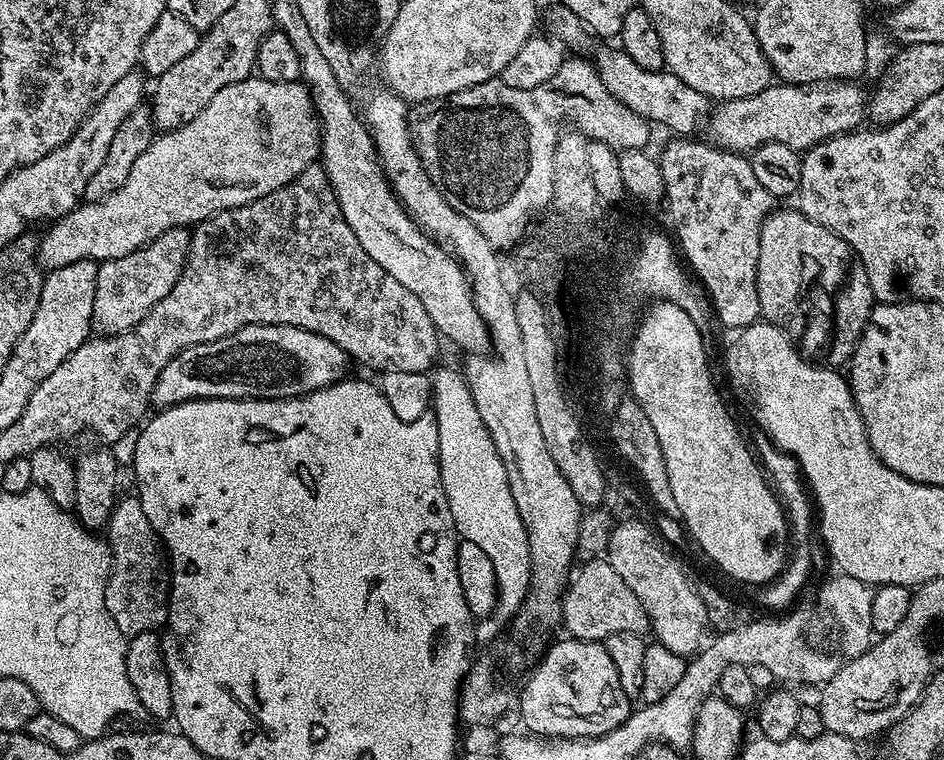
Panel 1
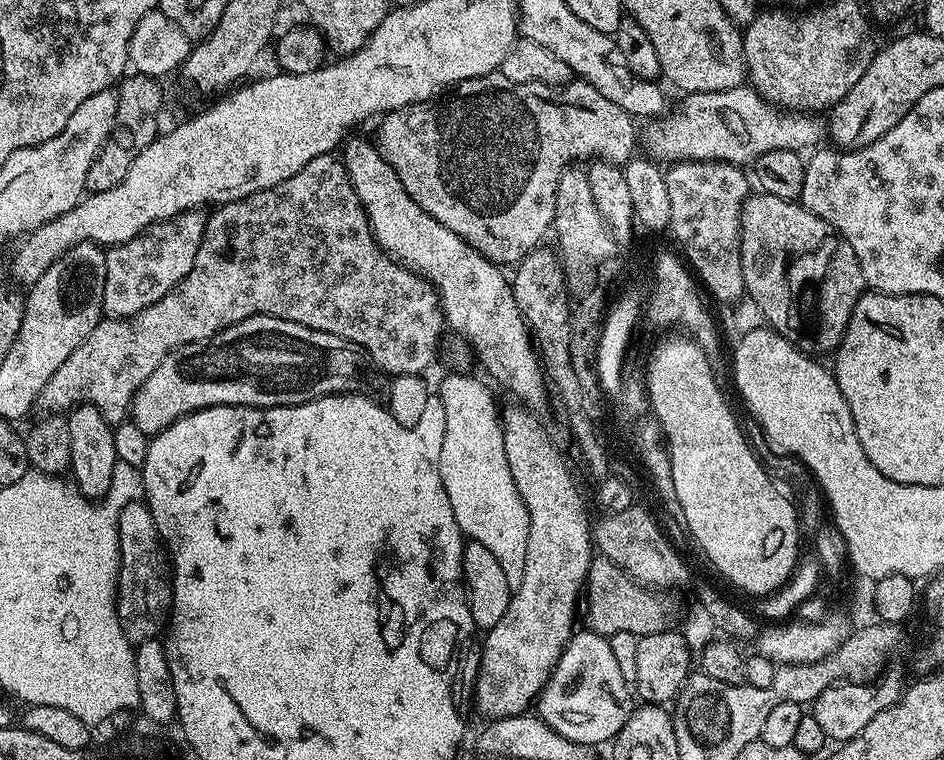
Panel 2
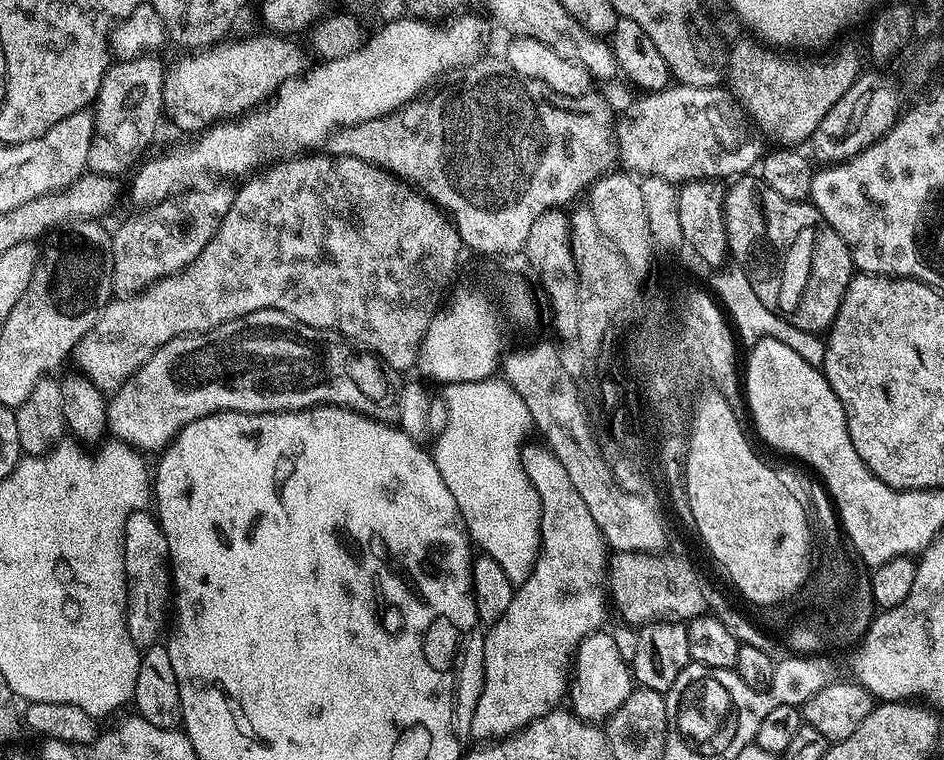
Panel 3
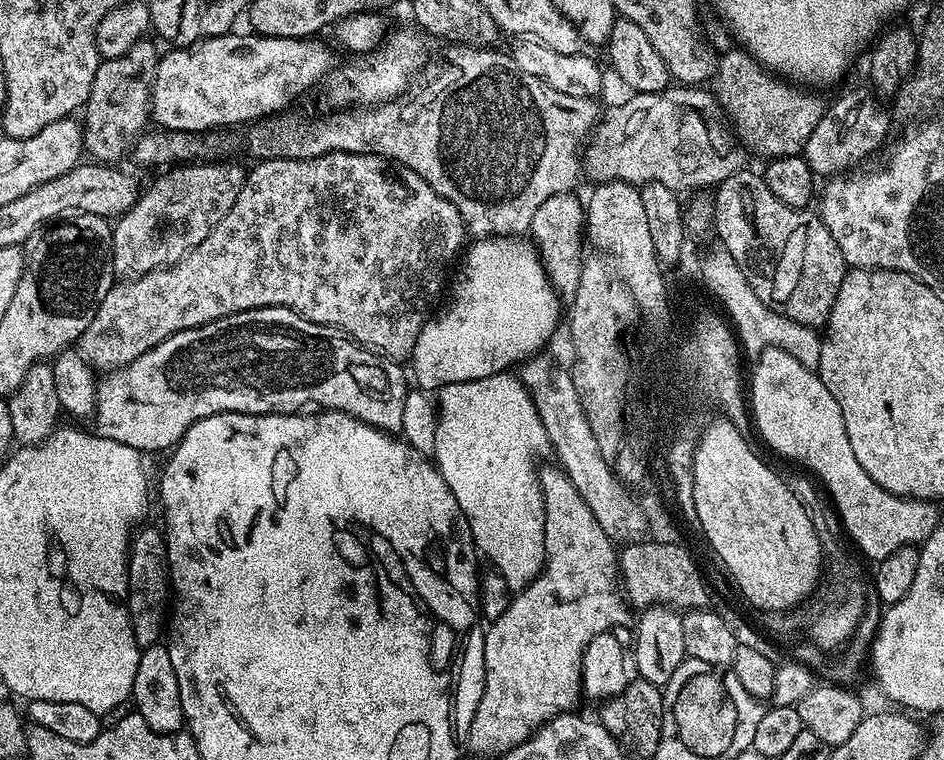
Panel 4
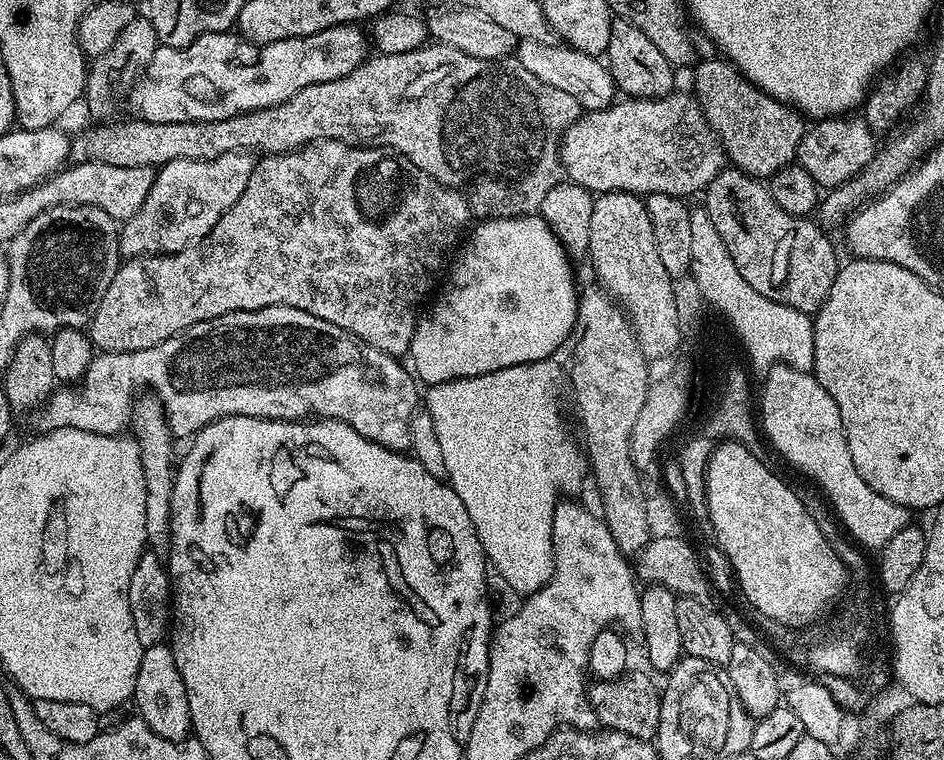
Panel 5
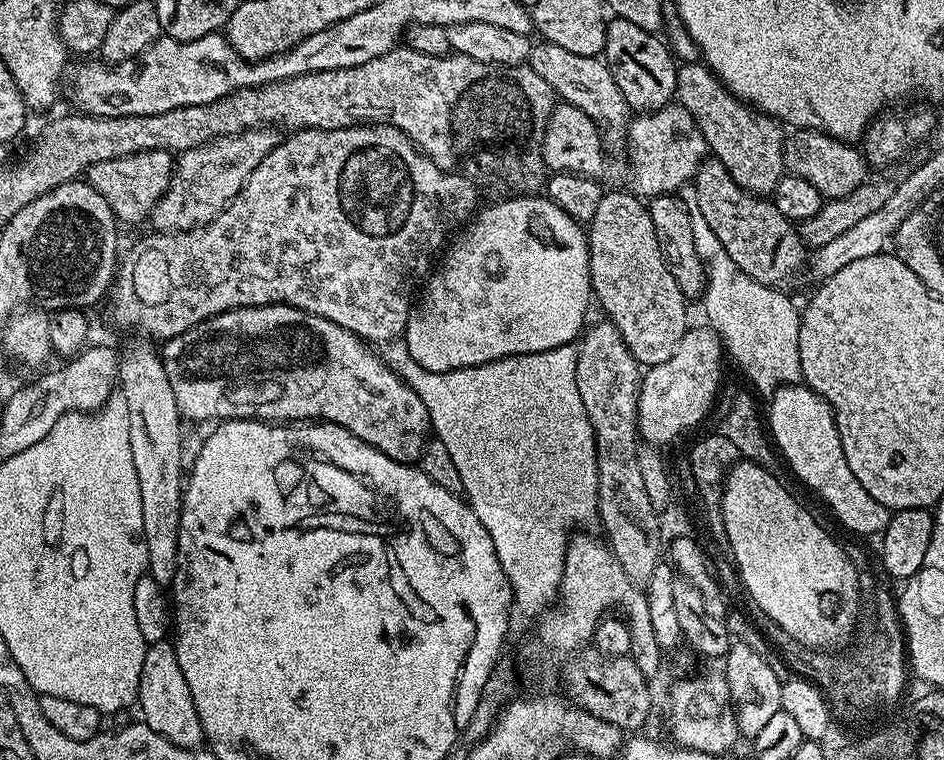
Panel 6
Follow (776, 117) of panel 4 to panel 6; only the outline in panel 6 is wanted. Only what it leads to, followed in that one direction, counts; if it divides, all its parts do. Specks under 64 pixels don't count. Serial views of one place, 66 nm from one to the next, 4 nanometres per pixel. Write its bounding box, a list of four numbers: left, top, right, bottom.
[675,62,785,197]

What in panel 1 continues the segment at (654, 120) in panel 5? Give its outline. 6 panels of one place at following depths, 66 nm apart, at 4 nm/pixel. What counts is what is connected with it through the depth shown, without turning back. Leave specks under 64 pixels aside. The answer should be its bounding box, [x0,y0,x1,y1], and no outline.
[706,80,866,154]

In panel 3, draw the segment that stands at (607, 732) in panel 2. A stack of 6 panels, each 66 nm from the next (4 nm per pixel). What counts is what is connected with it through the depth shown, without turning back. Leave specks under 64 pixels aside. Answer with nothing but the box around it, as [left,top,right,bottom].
[566,632,634,726]

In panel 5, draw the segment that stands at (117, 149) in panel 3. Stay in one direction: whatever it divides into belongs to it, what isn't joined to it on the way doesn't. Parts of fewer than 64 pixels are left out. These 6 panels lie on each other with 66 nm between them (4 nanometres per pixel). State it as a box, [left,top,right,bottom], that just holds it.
[86,18,158,122]

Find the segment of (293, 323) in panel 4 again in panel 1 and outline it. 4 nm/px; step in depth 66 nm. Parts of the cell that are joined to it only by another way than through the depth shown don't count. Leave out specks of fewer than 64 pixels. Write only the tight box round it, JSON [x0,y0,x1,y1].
[152,324,350,410]

